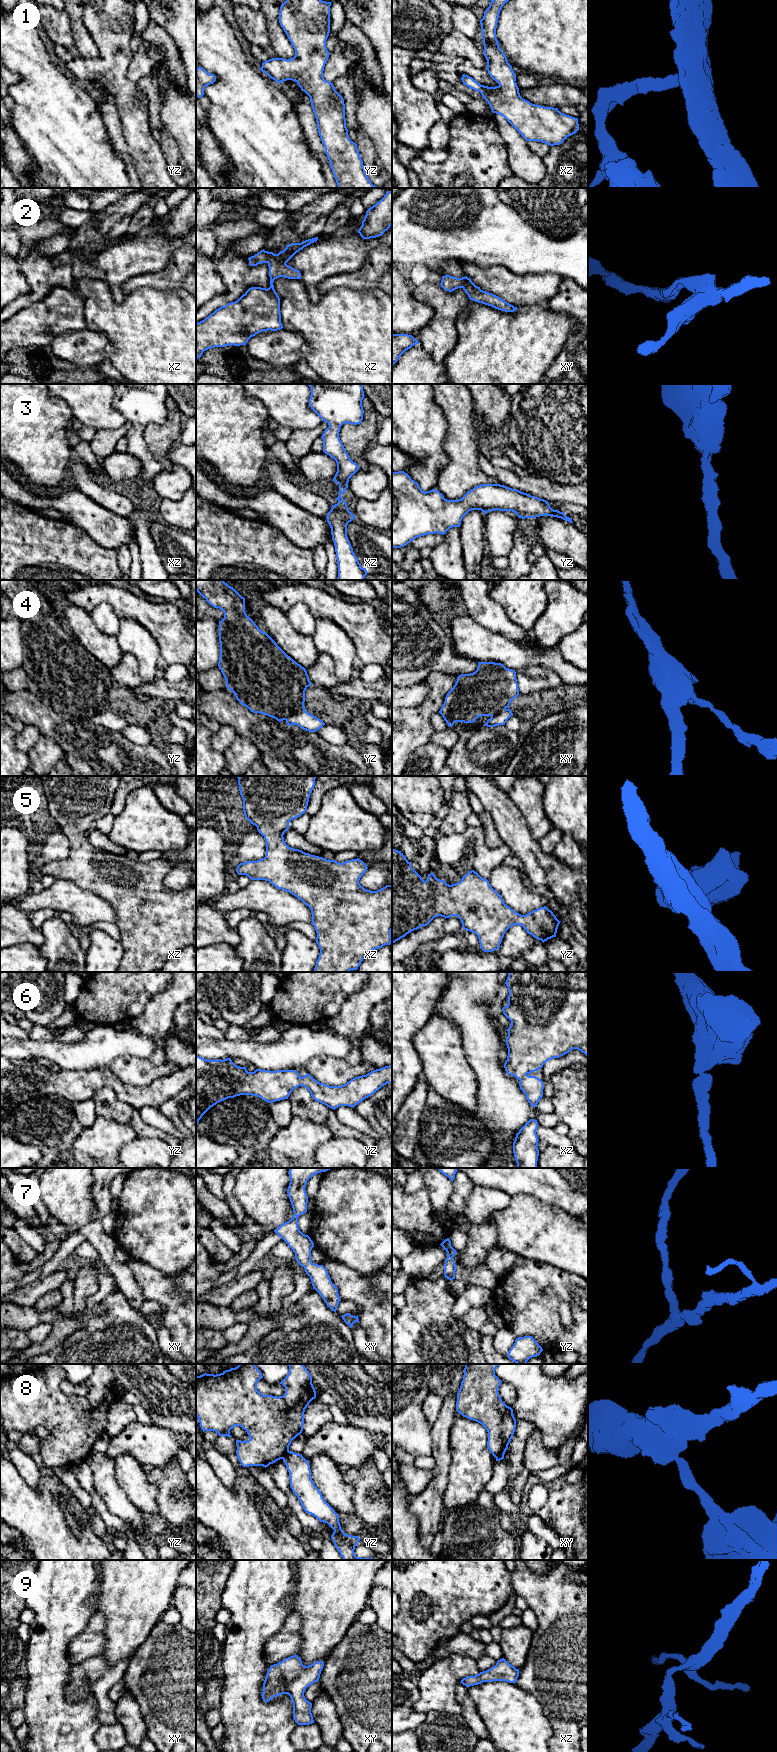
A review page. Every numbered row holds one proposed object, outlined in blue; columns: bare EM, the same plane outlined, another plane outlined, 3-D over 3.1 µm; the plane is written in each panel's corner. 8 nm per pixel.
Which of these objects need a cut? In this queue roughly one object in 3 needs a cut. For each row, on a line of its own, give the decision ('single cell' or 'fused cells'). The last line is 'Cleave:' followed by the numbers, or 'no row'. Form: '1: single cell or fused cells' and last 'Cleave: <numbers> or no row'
1: single cell
2: single cell
3: single cell
4: fused cells
5: single cell
6: single cell
7: single cell
8: fused cells
9: single cell
Cleave: 4, 8

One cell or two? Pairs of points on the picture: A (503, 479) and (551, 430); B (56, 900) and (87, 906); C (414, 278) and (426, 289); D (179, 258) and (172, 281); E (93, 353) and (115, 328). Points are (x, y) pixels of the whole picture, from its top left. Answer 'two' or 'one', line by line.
A: two
B: one
C: two
D: one
E: two

